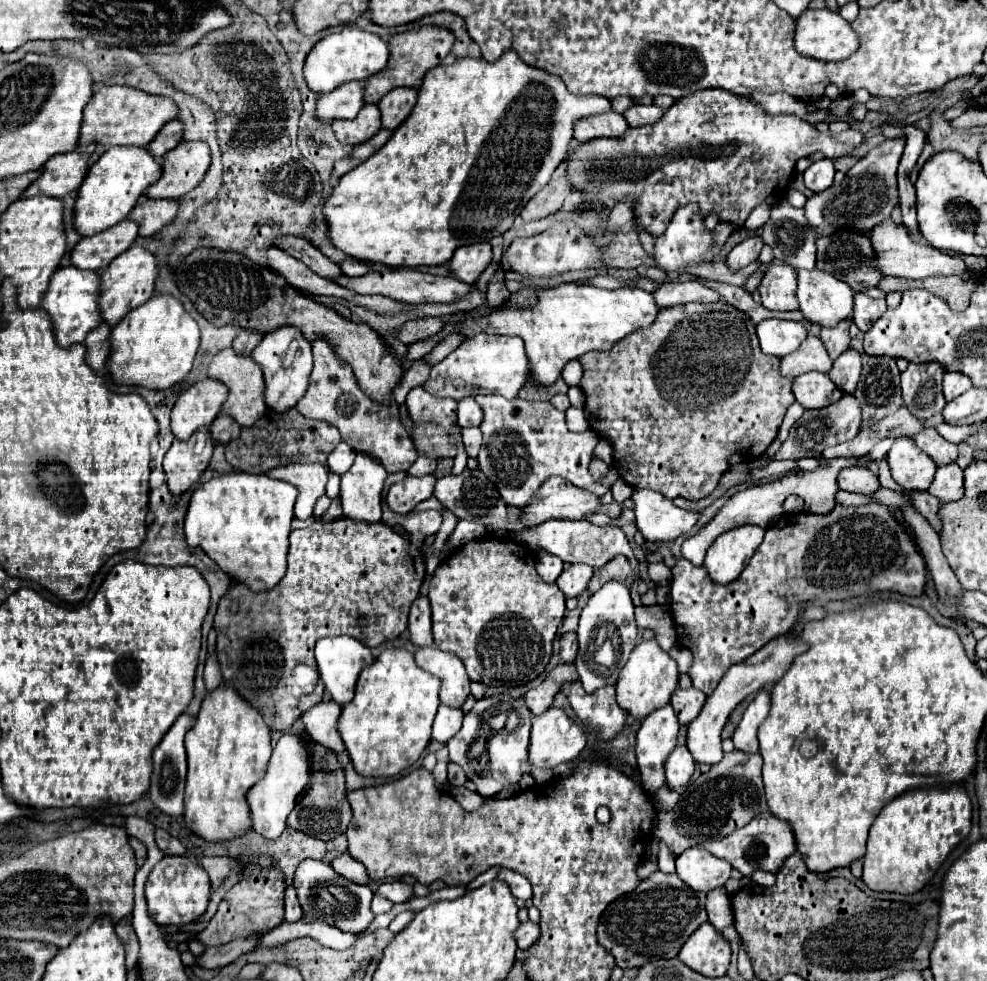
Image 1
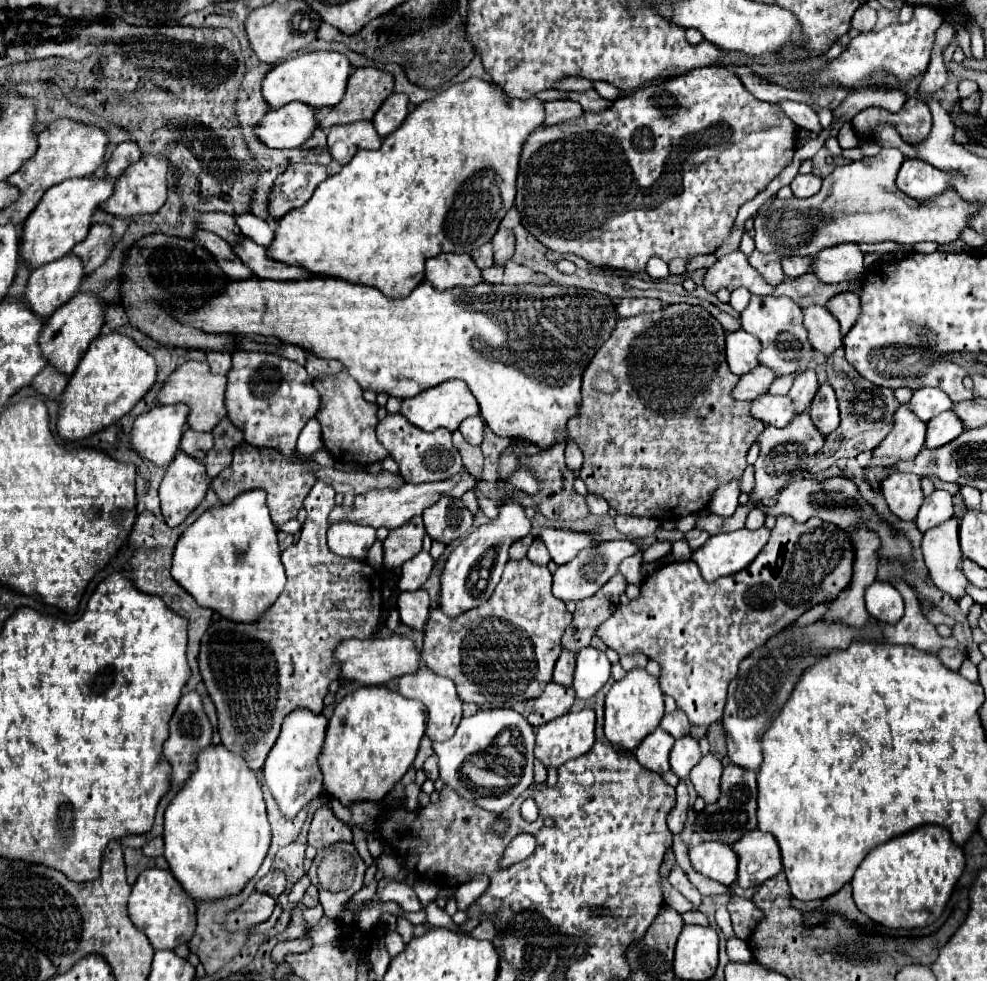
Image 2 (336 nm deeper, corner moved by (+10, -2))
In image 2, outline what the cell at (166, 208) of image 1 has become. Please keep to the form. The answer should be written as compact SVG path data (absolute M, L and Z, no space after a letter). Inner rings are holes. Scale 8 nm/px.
M97 223L89 229L87 239L73 247L73 255L81 255L85 259L85 273L93 273L97 267L105 263L113 249L113 229L107 223Z

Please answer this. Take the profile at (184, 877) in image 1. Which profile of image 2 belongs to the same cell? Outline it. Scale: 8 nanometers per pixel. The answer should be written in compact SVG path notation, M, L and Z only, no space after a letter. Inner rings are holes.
M151 867L139 873L131 889L129 917L147 935L153 949L175 949L187 943L195 931L195 901L185 893L169 869Z

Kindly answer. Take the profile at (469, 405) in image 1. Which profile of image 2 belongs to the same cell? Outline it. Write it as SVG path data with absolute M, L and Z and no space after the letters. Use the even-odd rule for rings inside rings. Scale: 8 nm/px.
M467 417L465 423L459 425L459 431L461 431L461 435L463 435L469 443L479 445L479 443L483 441L483 425L485 425L485 423L483 423L481 417Z

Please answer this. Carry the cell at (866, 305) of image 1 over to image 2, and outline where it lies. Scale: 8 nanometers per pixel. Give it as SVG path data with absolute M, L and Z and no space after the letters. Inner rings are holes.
M851 291L841 293L841 295L833 297L833 299L829 299L827 307L839 319L839 323L841 323L841 335L843 337L851 331L851 327L861 317L861 299L859 299L859 295L851 293Z

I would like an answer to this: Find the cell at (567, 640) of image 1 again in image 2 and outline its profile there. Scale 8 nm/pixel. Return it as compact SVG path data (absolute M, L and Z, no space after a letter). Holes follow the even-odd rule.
M567 649L561 651L557 663L555 663L555 671L553 671L553 681L565 687L571 687L573 681L573 671L575 671L575 655Z

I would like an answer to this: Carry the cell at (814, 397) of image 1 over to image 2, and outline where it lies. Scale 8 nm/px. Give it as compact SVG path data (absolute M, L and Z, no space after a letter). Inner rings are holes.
M765 393L753 401L753 417L773 427L787 427L795 417L795 403L789 395Z

